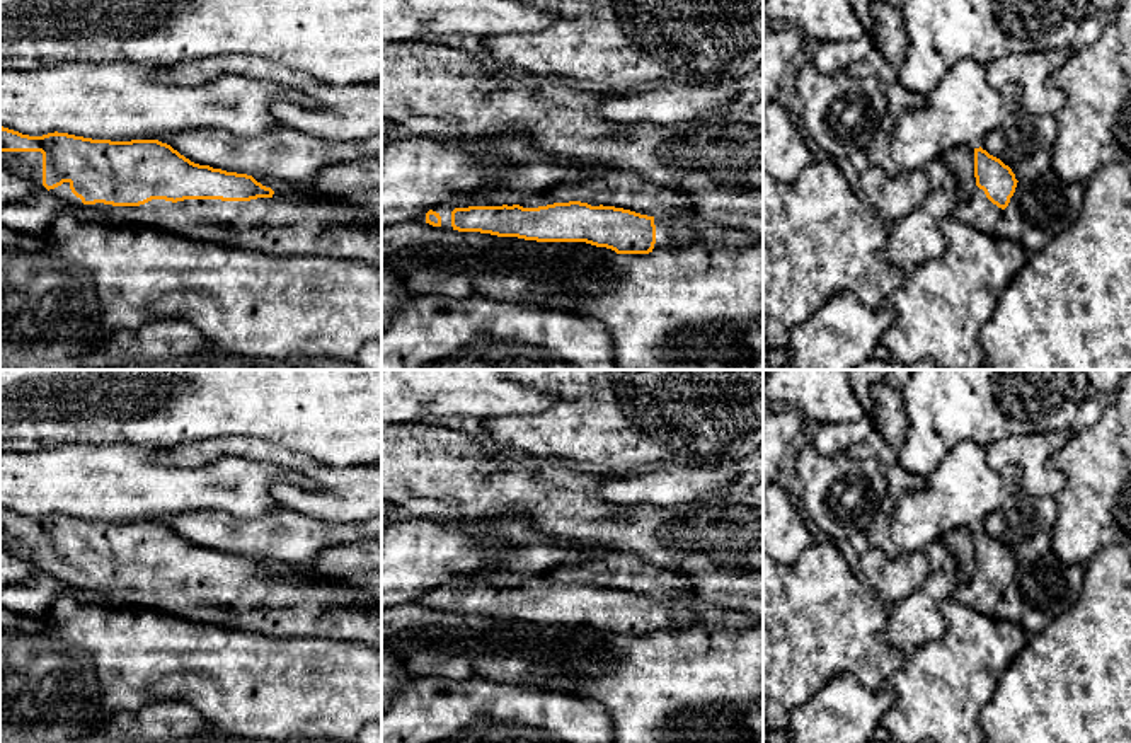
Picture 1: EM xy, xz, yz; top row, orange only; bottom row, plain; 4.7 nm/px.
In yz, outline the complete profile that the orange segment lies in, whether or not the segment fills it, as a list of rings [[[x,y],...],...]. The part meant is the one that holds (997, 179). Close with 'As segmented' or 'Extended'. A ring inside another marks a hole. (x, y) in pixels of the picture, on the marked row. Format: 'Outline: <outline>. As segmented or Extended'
Outline: [[[981,147],[974,148],[974,177],[978,189],[967,201],[954,201],[952,215],[983,233],[996,235],[1019,181],[1008,165]]]. Extended

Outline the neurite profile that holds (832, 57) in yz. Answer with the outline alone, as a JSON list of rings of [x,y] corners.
[[[865,34],[858,41],[819,43],[818,49],[809,58],[819,72],[831,75],[864,60],[872,48],[874,39],[870,34]]]

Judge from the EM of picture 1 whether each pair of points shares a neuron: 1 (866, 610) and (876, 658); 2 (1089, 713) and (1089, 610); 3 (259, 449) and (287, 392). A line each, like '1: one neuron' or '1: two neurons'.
1: one neuron
2: one neuron
3: two neurons

